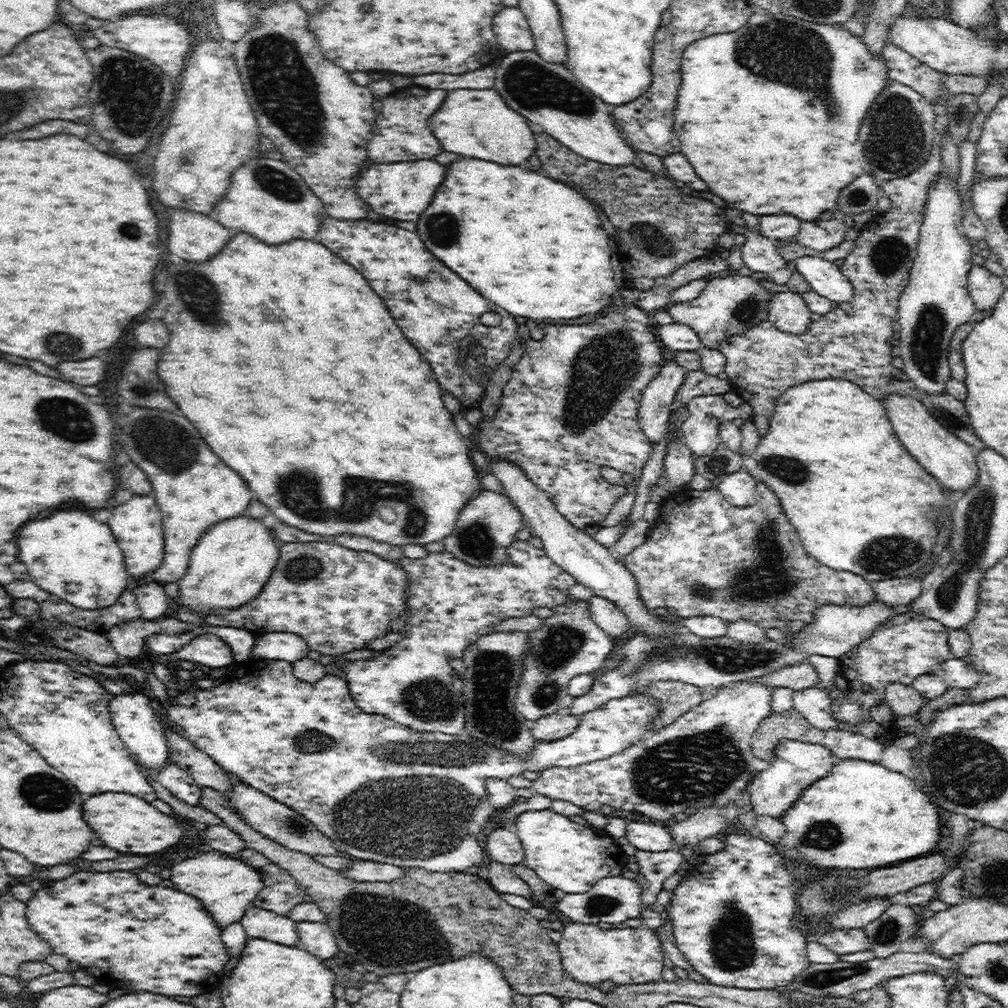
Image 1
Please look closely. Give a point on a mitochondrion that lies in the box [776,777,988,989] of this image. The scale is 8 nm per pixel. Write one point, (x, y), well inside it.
(825, 834)

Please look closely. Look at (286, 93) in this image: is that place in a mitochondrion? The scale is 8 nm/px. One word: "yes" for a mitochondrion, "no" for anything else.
yes

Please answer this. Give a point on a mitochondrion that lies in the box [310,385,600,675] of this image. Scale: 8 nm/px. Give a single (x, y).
(476, 541)

